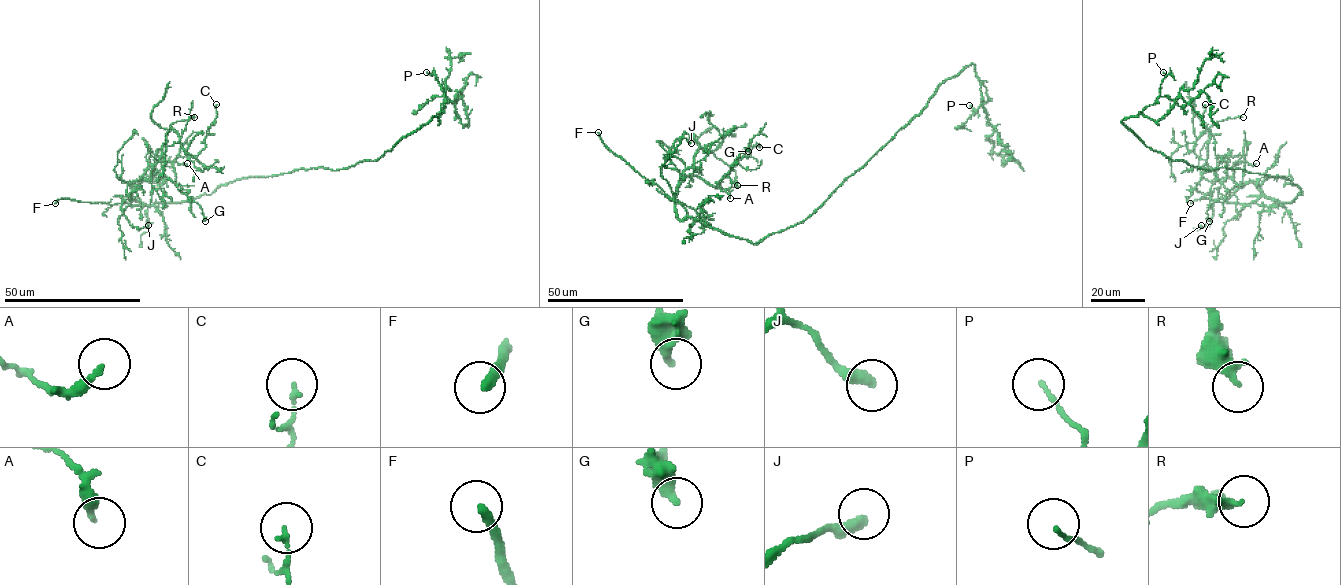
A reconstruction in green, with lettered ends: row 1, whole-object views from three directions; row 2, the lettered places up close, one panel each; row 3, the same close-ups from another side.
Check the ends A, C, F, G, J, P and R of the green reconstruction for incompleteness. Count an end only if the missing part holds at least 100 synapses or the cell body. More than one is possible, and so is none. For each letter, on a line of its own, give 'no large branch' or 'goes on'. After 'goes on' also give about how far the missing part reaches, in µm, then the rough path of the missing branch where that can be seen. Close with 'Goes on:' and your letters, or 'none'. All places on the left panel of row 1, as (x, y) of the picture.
A: no large branch
C: no large branch
F: goes on; about 45 µm are missing; missing branch runs (55, 203), (48, 204), (38, 199)
G: no large branch
J: no large branch
P: no large branch
R: no large branch
Goes on: F

